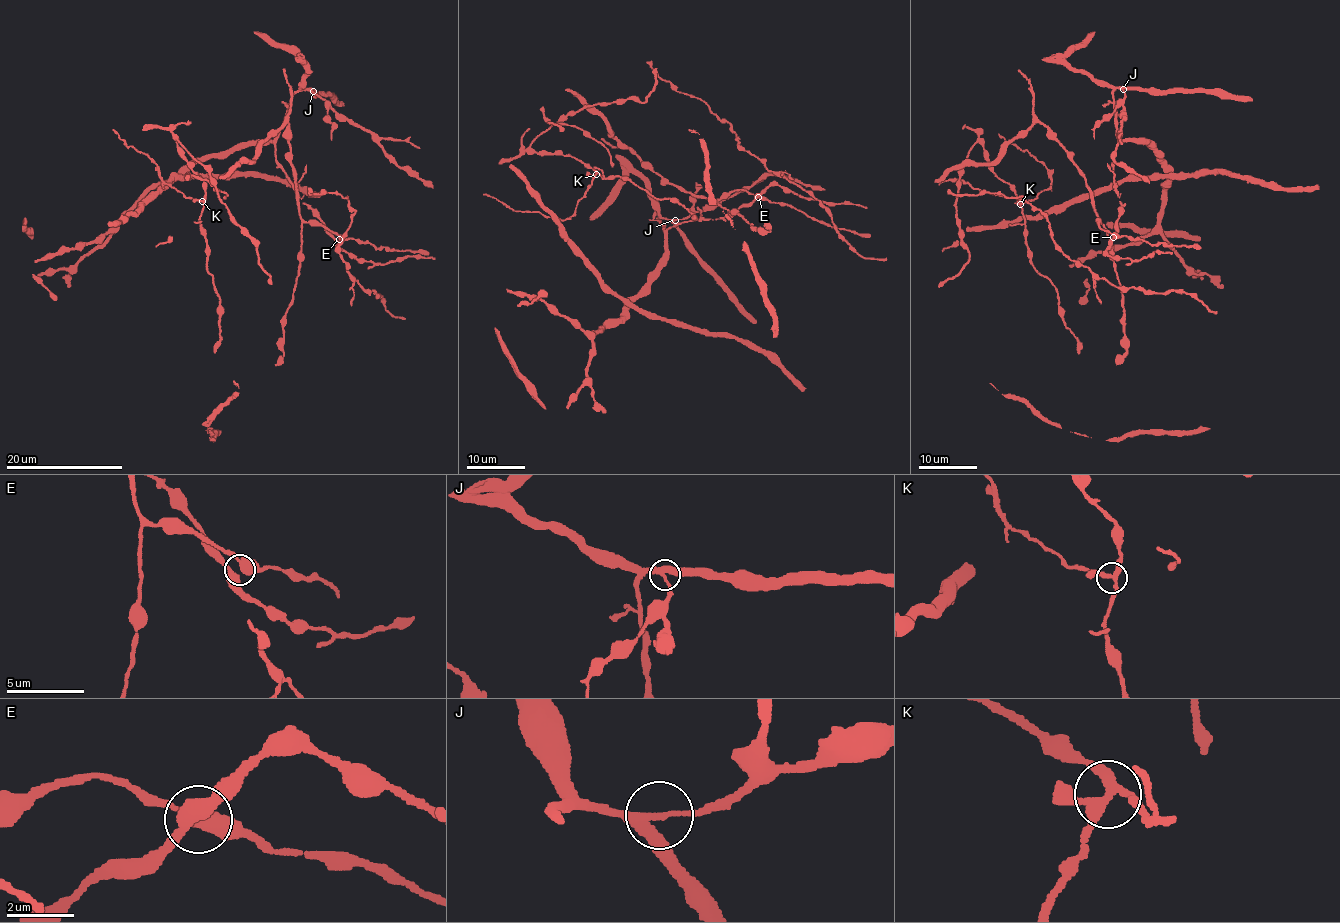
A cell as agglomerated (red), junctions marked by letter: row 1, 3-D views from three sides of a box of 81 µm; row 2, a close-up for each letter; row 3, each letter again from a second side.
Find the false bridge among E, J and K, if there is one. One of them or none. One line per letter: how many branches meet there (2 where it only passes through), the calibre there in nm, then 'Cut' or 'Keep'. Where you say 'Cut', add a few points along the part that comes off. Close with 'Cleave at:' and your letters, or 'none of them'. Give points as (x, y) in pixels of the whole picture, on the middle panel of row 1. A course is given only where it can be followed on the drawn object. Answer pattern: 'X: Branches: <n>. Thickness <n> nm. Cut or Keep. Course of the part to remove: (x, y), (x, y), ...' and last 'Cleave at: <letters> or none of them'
E: Branches: 4. Thickness 400 nm. Keep
J: Branches: 3. Thickness 240 nm. Keep
K: Branches: 4. Thickness 280 nm. Cut. Course of the part to remove: (596, 174), (586, 194), (577, 202), (574, 213), (566, 219), (514, 211), (483, 193)
Cleave at: K

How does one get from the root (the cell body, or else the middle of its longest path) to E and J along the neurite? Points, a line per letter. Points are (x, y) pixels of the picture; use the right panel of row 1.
E: (1053, 133), (1067, 158), (1085, 178), (1093, 210), (1101, 220), (1099, 226), (1113, 237)
J: (1053, 133), (1085, 178), (1099, 226), (1112, 238), (1121, 208), (1113, 178), (1113, 94), (1123, 89)

